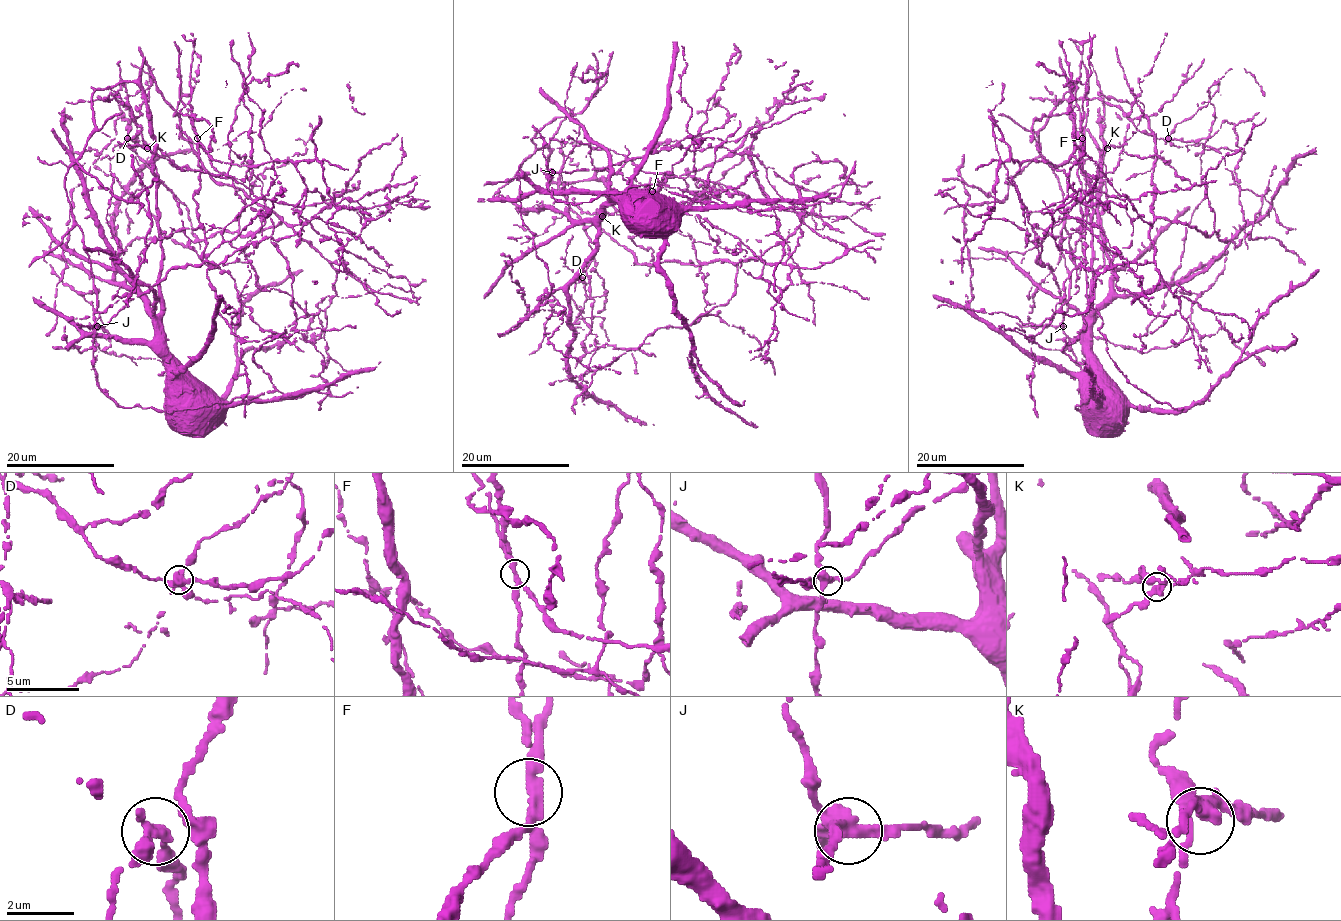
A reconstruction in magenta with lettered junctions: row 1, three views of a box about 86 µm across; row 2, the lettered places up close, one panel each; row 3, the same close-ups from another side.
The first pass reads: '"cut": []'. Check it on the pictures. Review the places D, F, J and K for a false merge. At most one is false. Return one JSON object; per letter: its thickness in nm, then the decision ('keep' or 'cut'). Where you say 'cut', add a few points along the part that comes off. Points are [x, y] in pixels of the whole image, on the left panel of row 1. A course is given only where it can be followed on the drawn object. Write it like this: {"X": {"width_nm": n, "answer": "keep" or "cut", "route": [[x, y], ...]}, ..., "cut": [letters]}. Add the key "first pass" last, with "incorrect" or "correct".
{"D": {"width_nm": 280, "answer": "cut"}, "F": {"width_nm": 320, "answer": "keep"}, "J": {"width_nm": 400, "answer": "keep"}, "K": {"width_nm": 280, "answer": "keep"}, "cut": ["D"], "first pass": "incorrect"}

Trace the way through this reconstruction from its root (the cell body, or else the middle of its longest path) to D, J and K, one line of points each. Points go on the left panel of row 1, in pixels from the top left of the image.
D: (173, 382), (274, 388), (270, 337), (242, 341), (207, 276), (264, 215), (124, 103), (127, 138)
J: (173, 382), (162, 352), (154, 135), (132, 81), (94, 91), (94, 129), (65, 176), (97, 326)
K: (173, 382), (274, 388), (270, 337), (242, 341), (207, 276), (265, 223), (147, 148)

